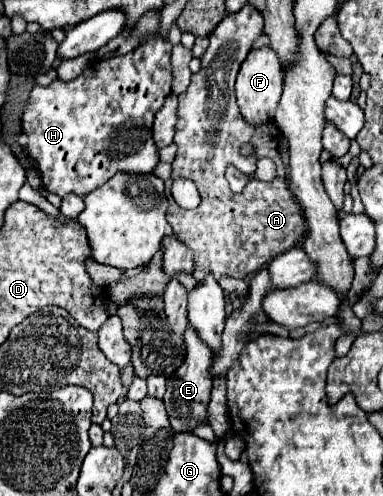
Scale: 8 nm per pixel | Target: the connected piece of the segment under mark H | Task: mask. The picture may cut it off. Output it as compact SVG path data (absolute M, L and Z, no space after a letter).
M149 36L145 42L141 42L133 52L123 54L123 56L113 56L113 58L105 58L105 60L95 60L93 62L93 78L87 78L87 74L79 74L75 80L63 82L63 80L53 80L49 86L33 86L29 102L23 110L23 132L29 136L29 144L27 144L27 156L35 162L35 166L39 168L41 180L43 180L43 188L49 192L57 192L61 198L65 198L69 192L75 192L79 196L99 188L101 184L105 184L115 172L123 170L123 172L137 172L137 174L147 174L153 172L153 168L159 162L159 152L151 140L151 124L153 124L153 116L155 112L163 106L165 96L171 92L171 80L173 80L173 72L171 72L171 42L159 36Z

